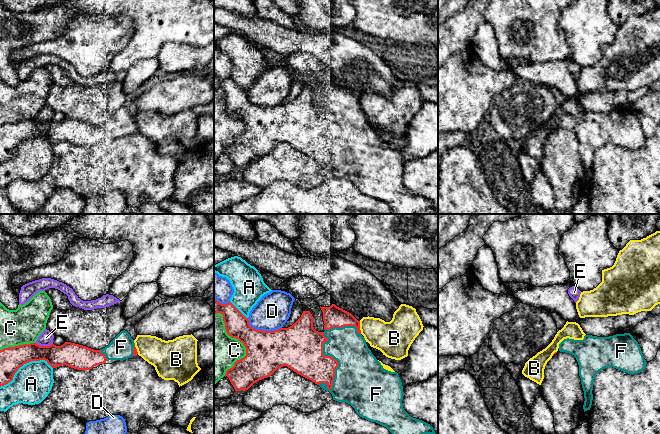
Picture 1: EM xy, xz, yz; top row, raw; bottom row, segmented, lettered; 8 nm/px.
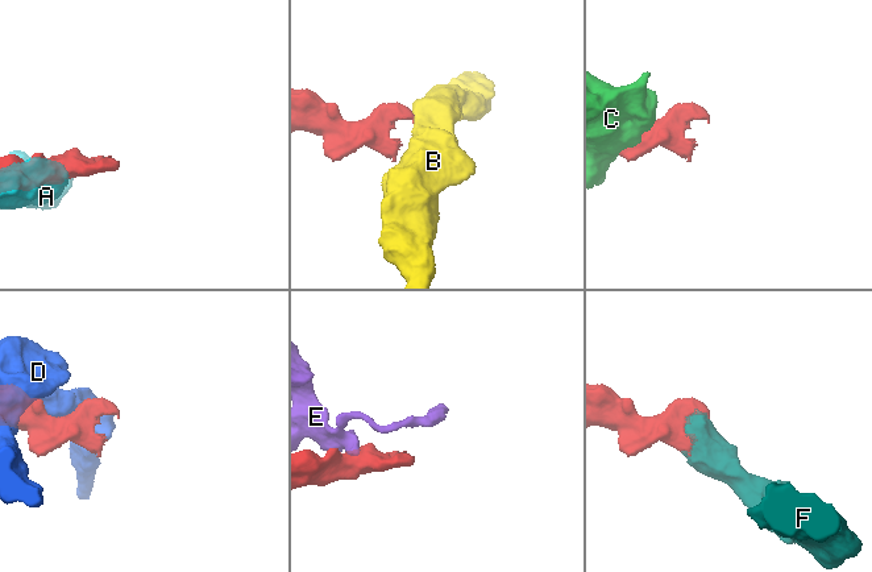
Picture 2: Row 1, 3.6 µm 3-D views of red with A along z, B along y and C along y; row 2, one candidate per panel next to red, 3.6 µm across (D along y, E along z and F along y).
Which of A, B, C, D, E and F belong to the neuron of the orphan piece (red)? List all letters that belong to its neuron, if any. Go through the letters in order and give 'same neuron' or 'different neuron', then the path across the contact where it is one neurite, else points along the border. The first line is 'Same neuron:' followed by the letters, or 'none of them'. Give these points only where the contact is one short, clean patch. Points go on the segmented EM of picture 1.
Same neuron: F
A: different neuron
B: different neuron; border xz (359, 321), (361, 333)
C: different neuron
D: different neuron
E: different neuron
F: same neuron

